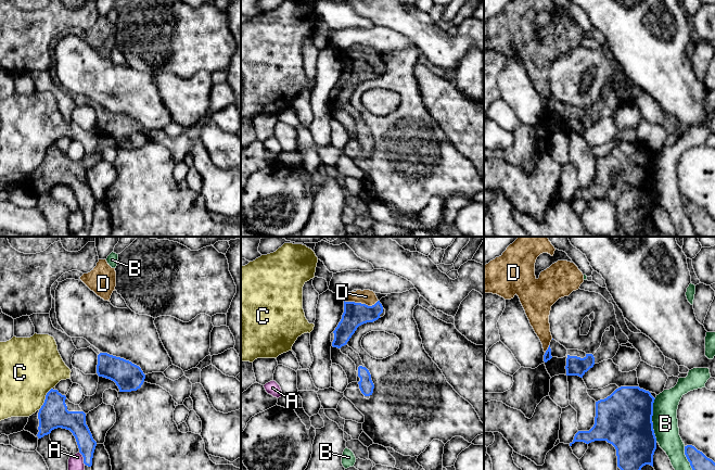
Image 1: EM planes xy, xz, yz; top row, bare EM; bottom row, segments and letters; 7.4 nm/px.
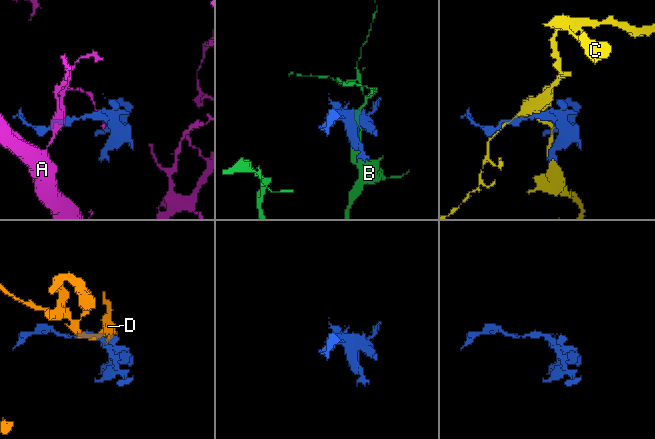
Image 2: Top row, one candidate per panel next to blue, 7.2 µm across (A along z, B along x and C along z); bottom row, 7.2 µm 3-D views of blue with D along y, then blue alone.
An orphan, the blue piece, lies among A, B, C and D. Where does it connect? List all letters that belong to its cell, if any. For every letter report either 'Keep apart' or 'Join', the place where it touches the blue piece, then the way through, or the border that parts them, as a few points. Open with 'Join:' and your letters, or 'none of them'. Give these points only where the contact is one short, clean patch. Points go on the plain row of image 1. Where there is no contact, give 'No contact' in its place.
Join: D
A: Keep apart. Touches blue at xy (84, 215)
B: Keep apart. Touches blue at yz (651, 177)
C: Keep apart. Touches blue at xy (46, 155)
D: Join. Touches blue at xz (360, 60)

